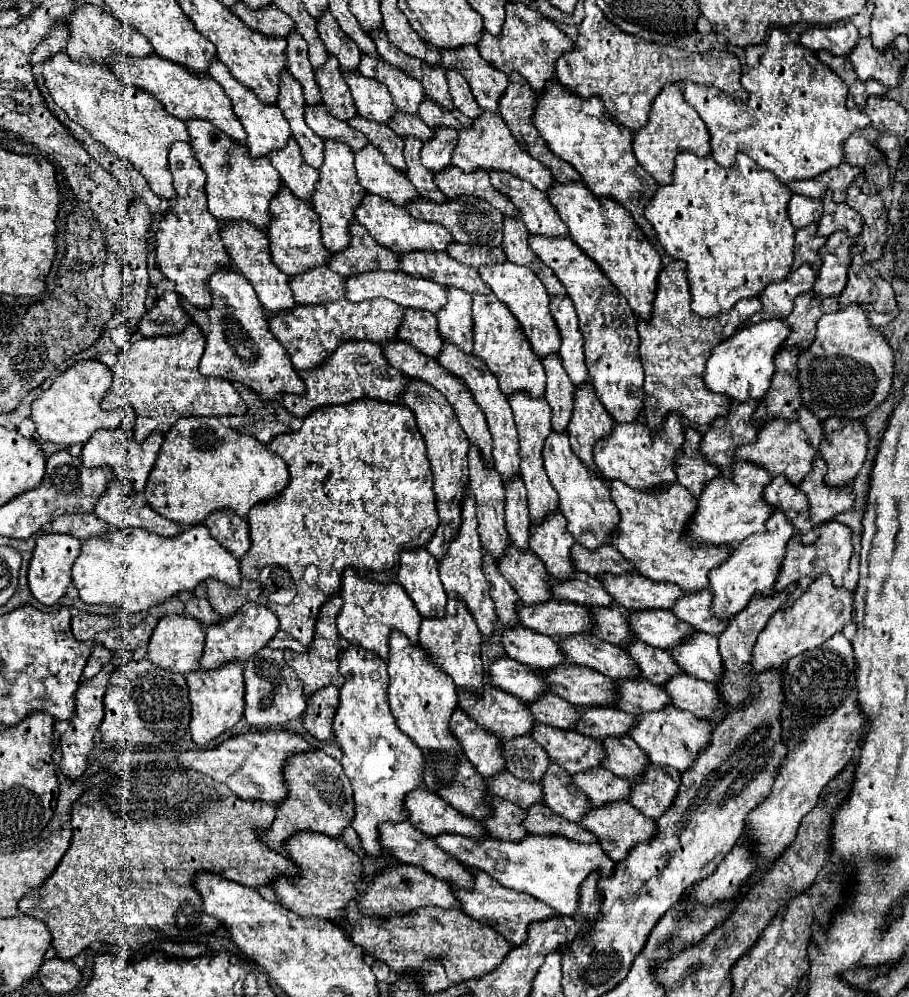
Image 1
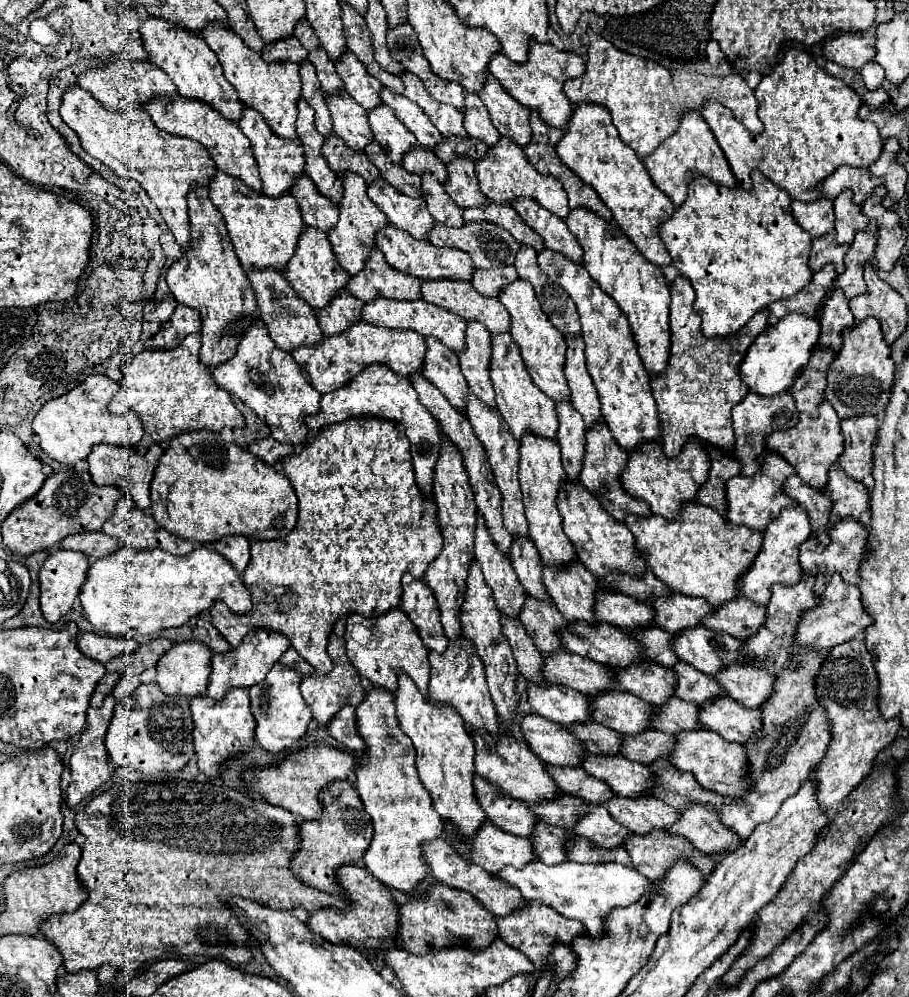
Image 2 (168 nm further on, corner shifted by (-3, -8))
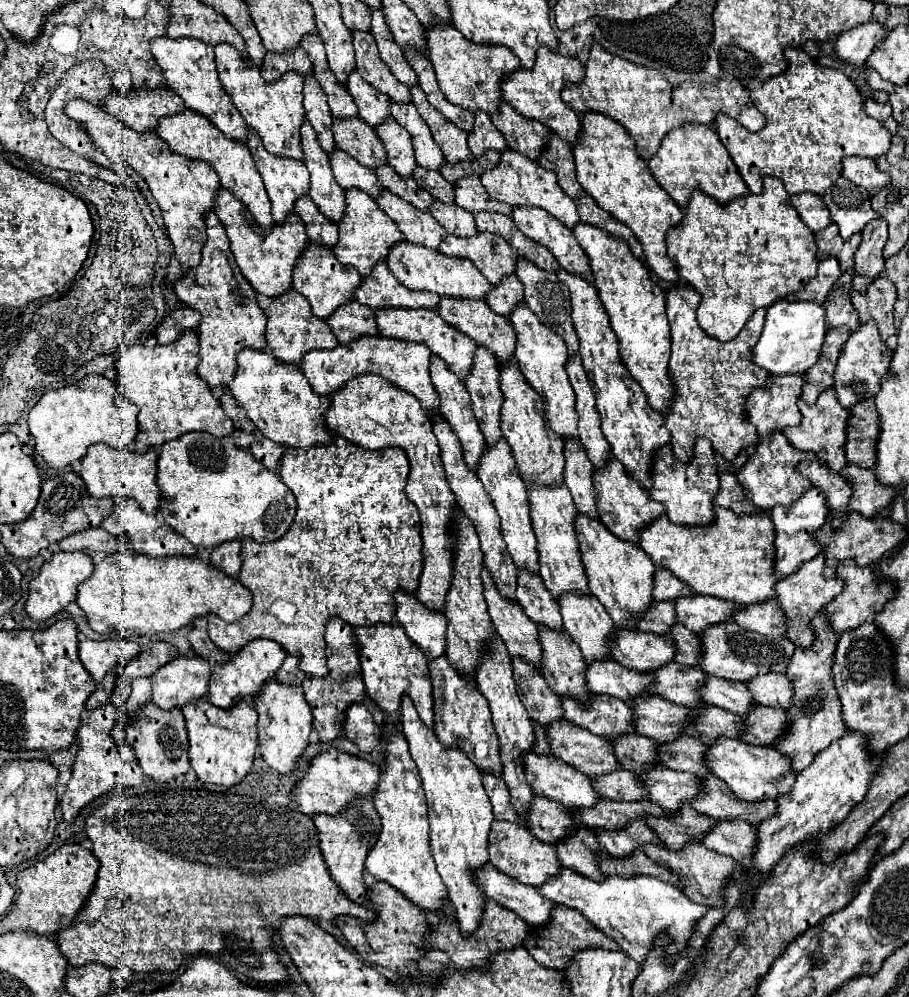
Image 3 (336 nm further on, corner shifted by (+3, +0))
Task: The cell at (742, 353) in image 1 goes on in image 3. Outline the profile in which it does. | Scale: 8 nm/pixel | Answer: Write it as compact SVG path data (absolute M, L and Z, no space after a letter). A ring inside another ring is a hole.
M781 299L767 309L763 333L753 347L753 363L767 369L771 375L801 375L819 359L825 333L827 327L823 305Z

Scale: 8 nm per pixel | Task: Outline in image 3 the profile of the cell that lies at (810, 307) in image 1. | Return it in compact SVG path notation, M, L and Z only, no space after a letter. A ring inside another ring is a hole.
M845 271L839 281L835 283L835 287L831 287L827 301L823 303L825 311L827 311L827 327L835 329L835 327L843 327L847 325L849 331L855 331L861 323L857 317L857 311L851 305L849 299L849 289L851 289L851 279L853 275L849 271Z

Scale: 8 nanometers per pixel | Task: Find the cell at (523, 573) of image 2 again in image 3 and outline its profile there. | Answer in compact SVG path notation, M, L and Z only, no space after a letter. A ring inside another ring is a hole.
M517 569L517 591L515 591L519 605L525 613L539 625L547 625L551 629L561 629L561 613L555 597L543 587L543 579L537 573L527 569Z

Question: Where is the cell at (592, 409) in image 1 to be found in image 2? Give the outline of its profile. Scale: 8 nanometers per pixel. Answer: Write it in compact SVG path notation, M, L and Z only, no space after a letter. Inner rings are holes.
M605 423L593 427L587 431L587 447L585 447L585 459L583 459L583 471L581 471L581 485L595 495L595 499L601 503L601 507L619 523L625 523L627 515L639 515L639 517L649 517L651 509L645 501L631 497L623 487L621 487L621 471L627 465L627 453L615 443L611 437L609 429Z

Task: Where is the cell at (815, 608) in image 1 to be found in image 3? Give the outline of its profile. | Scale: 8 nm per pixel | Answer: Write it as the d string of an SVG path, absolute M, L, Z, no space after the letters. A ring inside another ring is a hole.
M847 559L839 562L837 565L837 577L843 580L845 587L841 591L841 595L837 595L825 609L823 615L829 617L829 625L835 633L845 633L851 631L855 627L859 627L861 623L869 621L875 613L879 613L883 609L883 605L893 597L893 587L889 587L887 583L881 583L877 579L875 573L875 565L869 567L857 567L855 561Z

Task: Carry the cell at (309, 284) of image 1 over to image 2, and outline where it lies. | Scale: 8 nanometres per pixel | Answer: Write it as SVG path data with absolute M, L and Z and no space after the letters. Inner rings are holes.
M343 291L337 299L333 299L333 303L329 303L325 311L315 311L315 315L319 319L323 333L327 337L333 337L333 335L345 333L353 323L361 321L363 307L365 303L361 303L359 299L353 299L353 295Z

